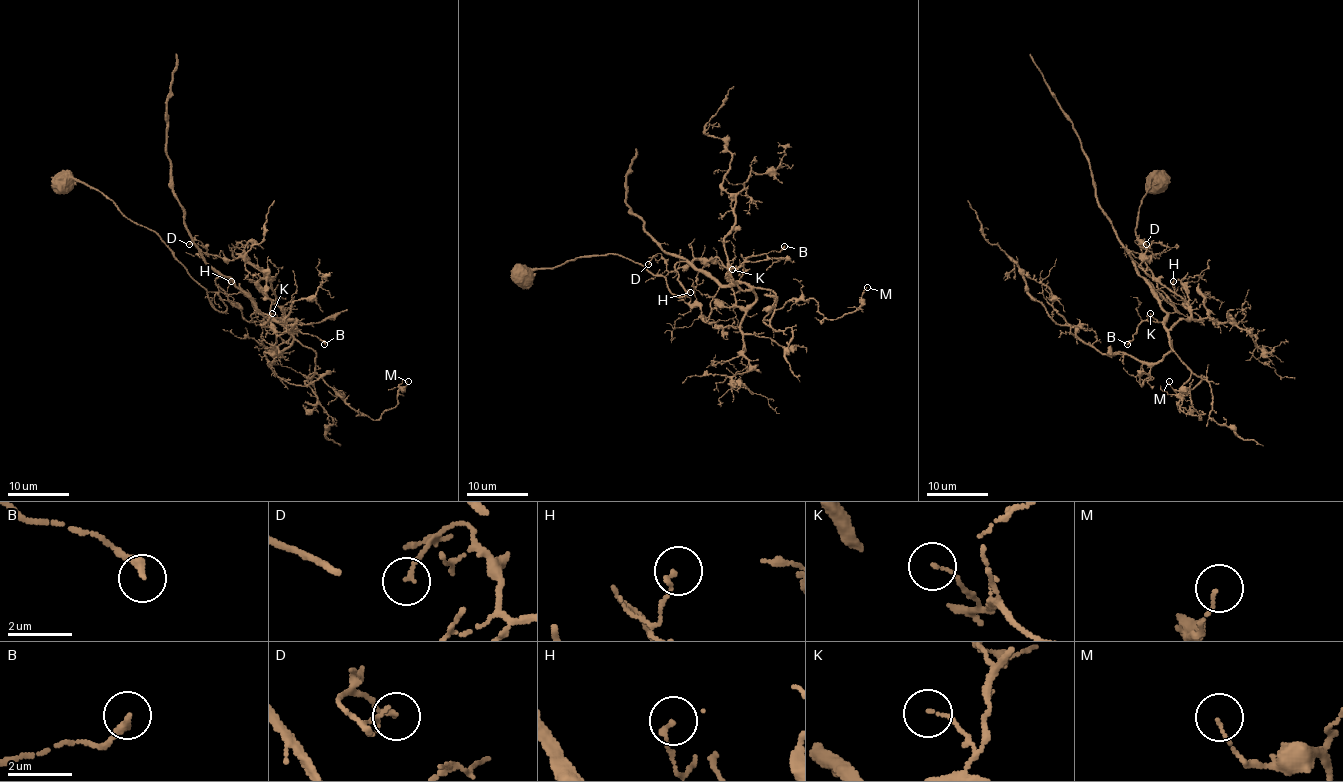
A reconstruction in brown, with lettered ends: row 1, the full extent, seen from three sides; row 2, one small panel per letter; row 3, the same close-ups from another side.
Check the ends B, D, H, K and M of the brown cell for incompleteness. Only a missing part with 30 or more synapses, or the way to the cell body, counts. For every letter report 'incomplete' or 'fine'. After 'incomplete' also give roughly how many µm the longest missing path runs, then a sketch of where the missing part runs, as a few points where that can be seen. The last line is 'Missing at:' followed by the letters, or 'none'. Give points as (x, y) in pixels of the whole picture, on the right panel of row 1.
B: fine
D: fine
H: fine
K: fine
M: fine
Missing at: none

